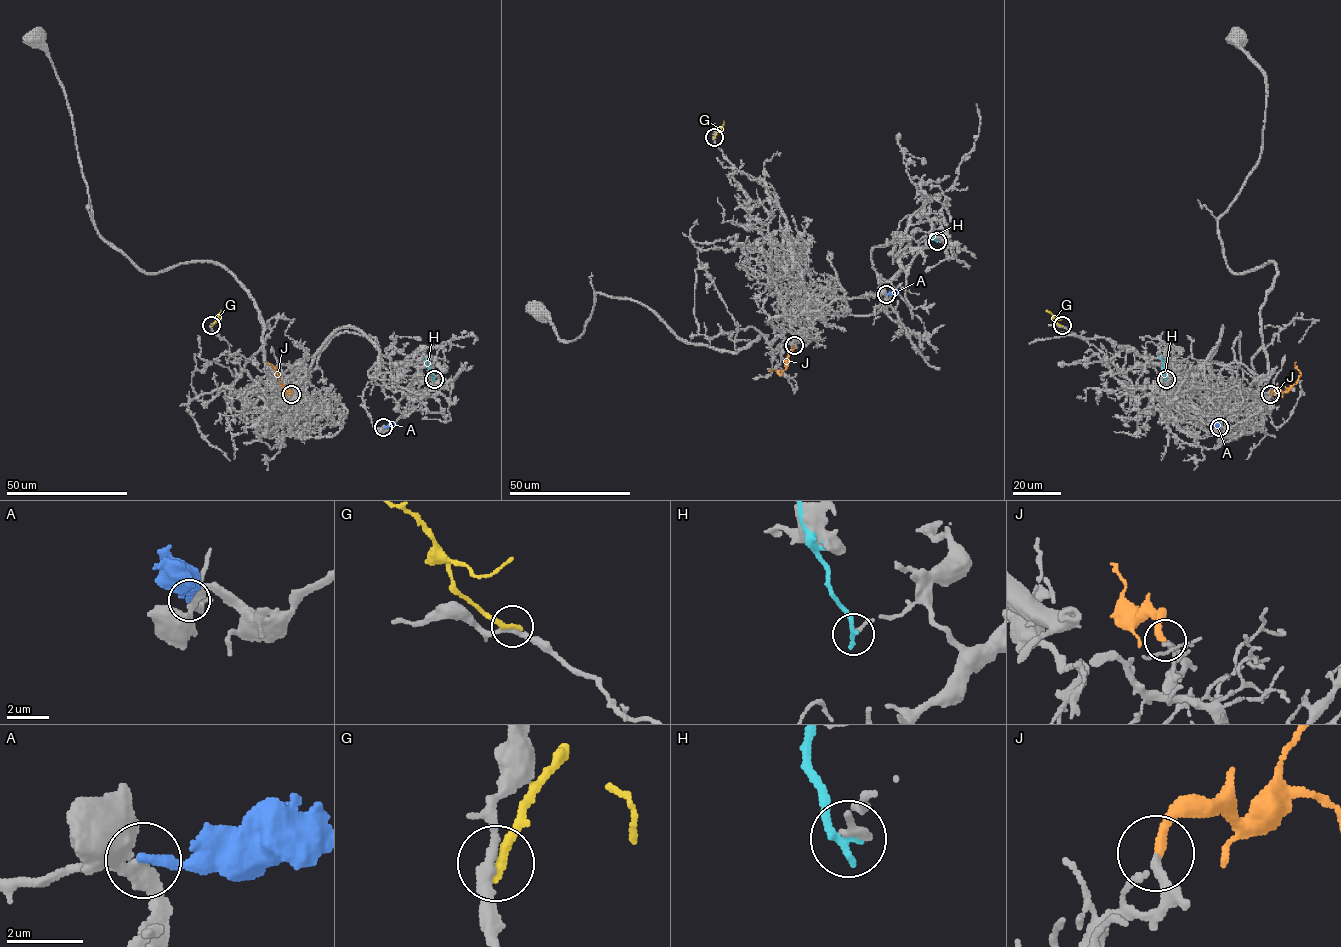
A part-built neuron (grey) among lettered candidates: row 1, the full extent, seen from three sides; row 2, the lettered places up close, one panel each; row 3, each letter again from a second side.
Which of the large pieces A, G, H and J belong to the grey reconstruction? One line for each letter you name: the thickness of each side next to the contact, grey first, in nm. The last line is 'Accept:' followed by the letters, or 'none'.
J: 240 nm thick on the grey side, 280 nm on the other
Accept: J

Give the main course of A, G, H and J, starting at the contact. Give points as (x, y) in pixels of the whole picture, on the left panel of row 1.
A: (383, 427), (395, 422)
G: (211, 325), (221, 310)
H: (434, 379), (428, 365), (429, 356)
J: (291, 394), (283, 391), (277, 371), (265, 362)

